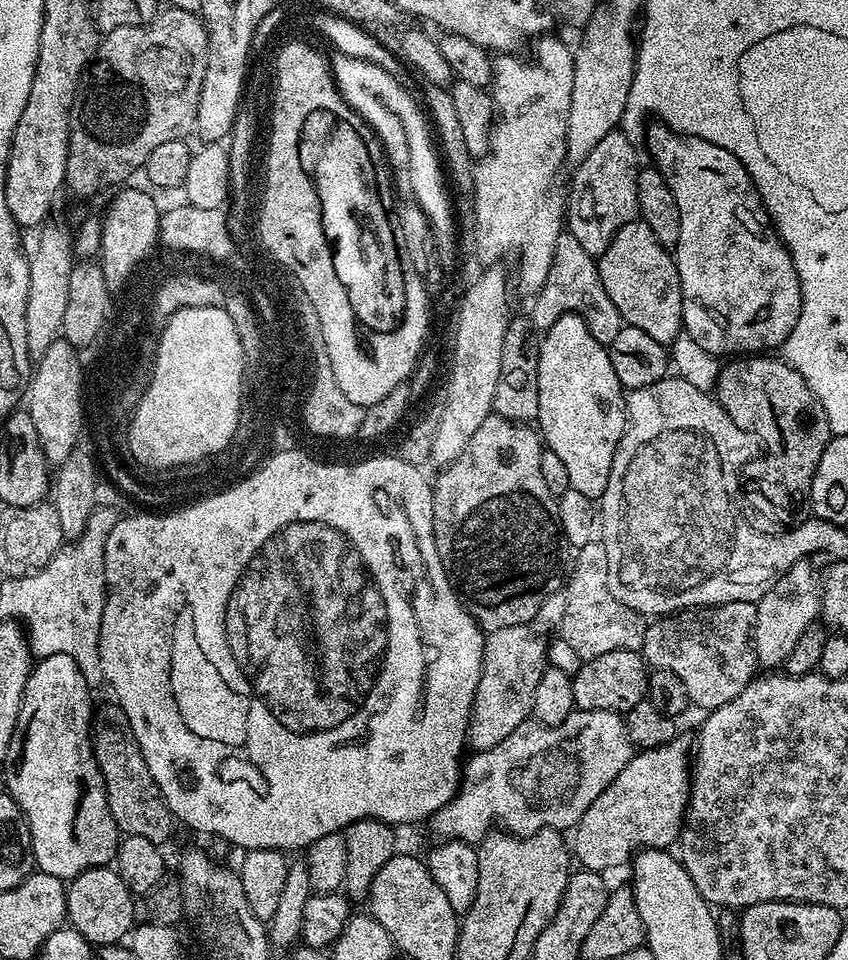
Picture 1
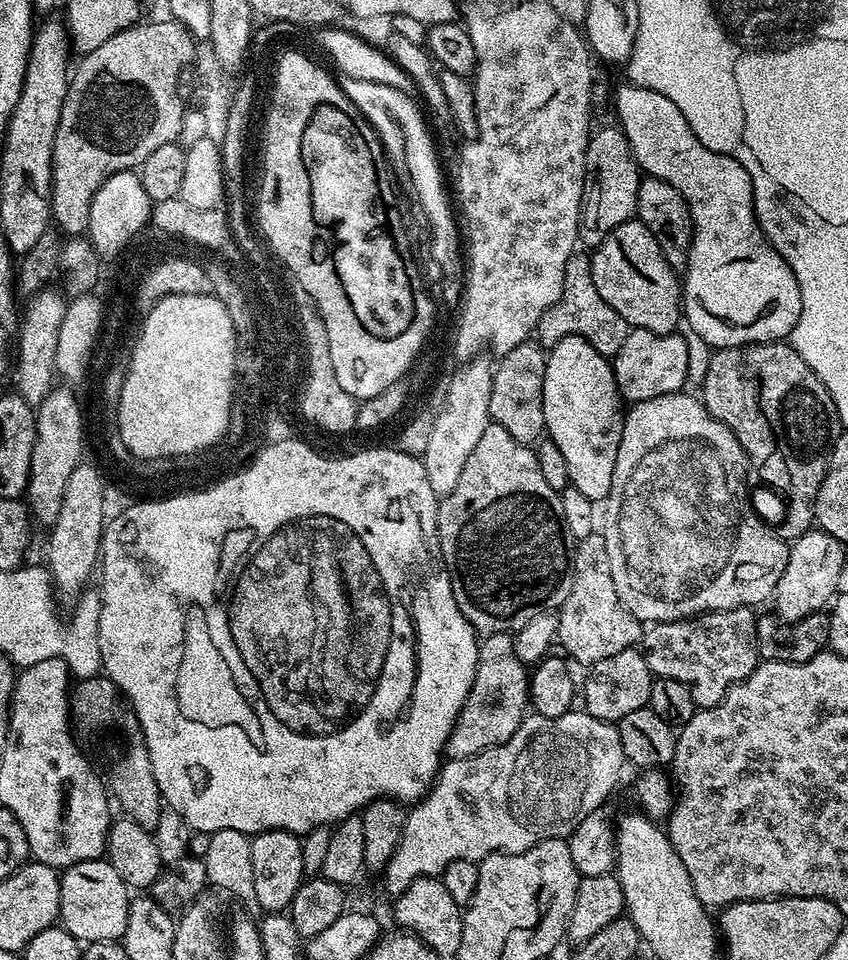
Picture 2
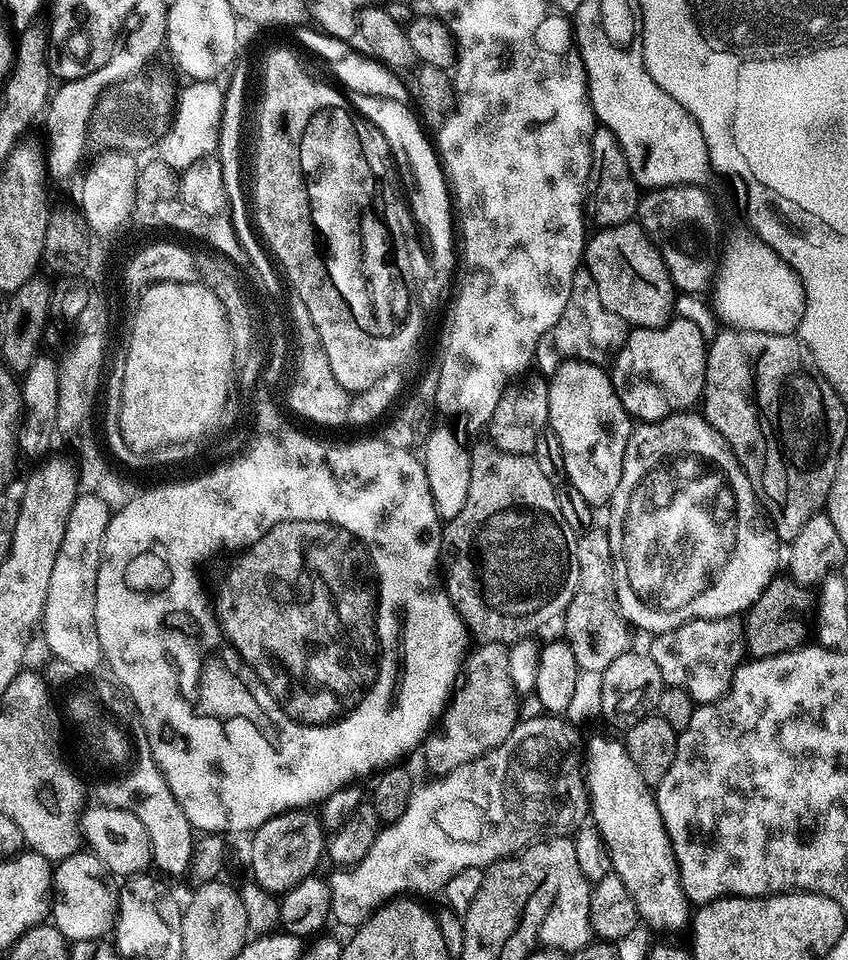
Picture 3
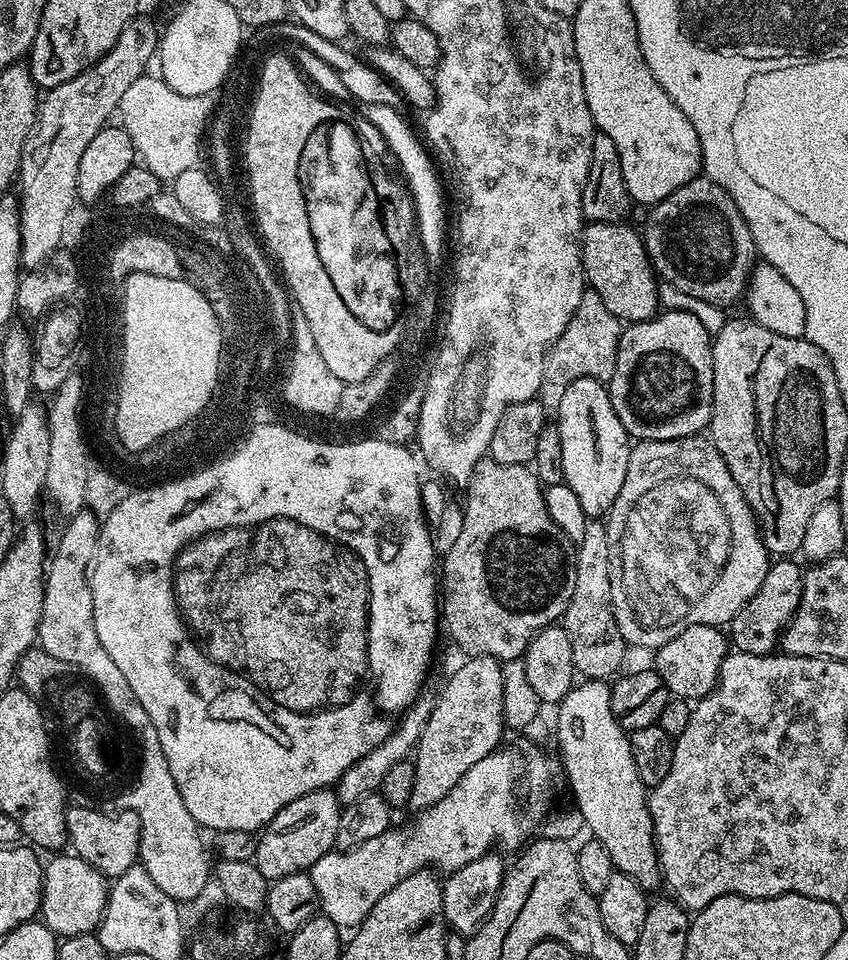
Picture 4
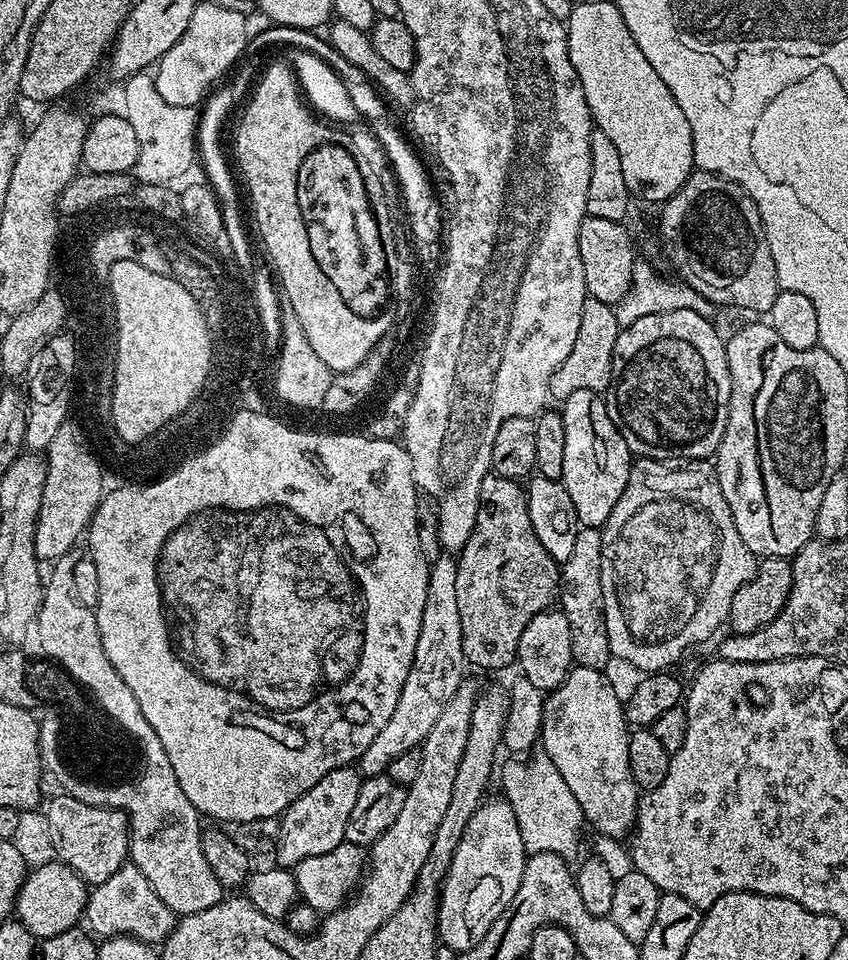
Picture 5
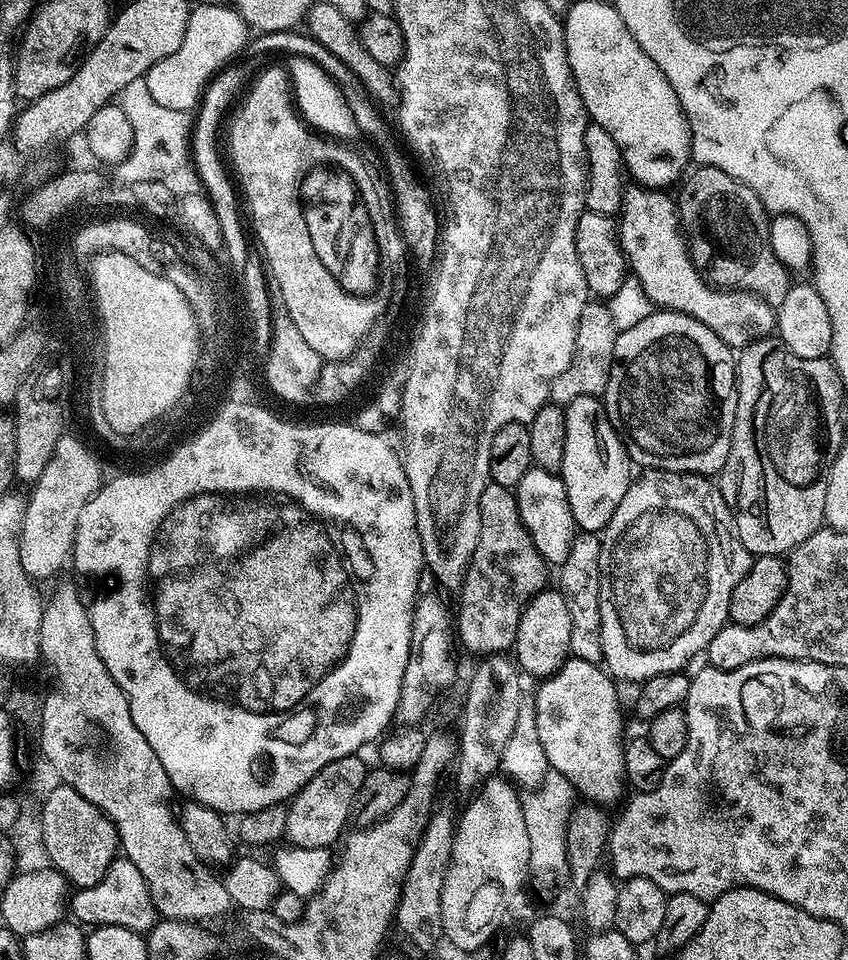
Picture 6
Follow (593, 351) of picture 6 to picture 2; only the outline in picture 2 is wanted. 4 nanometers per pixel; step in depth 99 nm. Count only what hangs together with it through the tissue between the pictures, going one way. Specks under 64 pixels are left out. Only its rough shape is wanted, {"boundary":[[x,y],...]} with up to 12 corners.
{"boundary":[[573,252],[562,294],[534,336],[545,349],[581,336],[611,358],[630,329]]}

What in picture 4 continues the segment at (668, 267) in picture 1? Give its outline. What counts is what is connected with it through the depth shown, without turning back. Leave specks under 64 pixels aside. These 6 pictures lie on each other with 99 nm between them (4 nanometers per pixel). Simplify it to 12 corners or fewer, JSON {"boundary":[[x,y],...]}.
{"boundary":[[628,222],[589,223],[587,287],[621,322],[657,315],[660,287]]}

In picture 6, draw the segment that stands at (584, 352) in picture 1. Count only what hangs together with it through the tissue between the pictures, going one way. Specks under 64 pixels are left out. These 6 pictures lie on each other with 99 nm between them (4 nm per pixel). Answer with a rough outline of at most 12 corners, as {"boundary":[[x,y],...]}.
{"boundary":[[597,397],[564,408],[558,475],[577,529],[600,534],[634,465]]}

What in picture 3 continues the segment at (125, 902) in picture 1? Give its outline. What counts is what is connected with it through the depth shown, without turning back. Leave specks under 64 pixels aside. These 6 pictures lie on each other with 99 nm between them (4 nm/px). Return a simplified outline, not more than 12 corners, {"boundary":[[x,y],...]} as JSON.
{"boundary":[[91,850],[52,873],[50,920],[69,942],[115,929],[120,898]]}

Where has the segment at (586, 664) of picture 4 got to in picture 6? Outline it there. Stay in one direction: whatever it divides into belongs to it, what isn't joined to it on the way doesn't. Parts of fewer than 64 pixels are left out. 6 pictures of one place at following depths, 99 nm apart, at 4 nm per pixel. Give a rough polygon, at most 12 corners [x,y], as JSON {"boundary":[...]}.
{"boundary":[[577,531],[558,566],[570,653],[604,659],[600,541]]}

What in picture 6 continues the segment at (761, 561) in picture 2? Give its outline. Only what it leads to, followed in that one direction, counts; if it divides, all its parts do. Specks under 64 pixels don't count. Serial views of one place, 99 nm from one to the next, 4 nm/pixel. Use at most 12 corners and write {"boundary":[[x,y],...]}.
{"boundary":[[645,471],[600,541],[603,663],[687,669],[750,570],[711,479]]}

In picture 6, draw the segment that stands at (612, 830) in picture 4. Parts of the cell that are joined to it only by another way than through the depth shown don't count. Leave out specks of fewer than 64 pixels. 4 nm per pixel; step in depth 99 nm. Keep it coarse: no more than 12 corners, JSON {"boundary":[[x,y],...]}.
{"boundary":[[569,658],[536,692],[548,767],[587,801],[626,789],[620,700]]}

